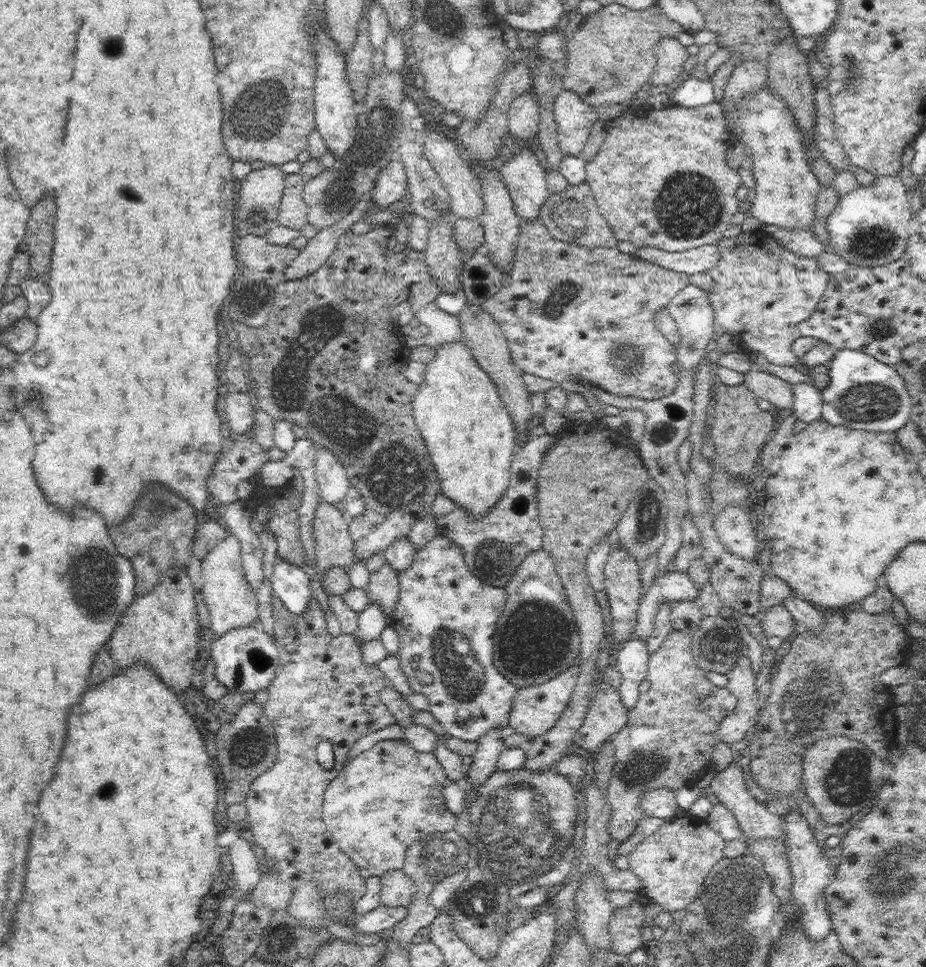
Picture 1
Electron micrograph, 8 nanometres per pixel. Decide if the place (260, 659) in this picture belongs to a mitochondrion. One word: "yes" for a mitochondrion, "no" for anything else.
yes

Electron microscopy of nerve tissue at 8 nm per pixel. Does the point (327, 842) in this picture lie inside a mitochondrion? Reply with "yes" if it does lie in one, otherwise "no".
no

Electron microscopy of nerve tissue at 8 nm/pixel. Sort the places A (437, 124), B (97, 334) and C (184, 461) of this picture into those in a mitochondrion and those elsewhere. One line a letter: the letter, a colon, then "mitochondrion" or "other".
A: other
B: other
C: other

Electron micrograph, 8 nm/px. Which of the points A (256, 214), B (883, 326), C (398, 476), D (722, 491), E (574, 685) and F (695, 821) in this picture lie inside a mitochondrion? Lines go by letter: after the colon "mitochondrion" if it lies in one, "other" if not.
A: other
B: mitochondrion
C: mitochondrion
D: mitochondrion
E: other
F: other

